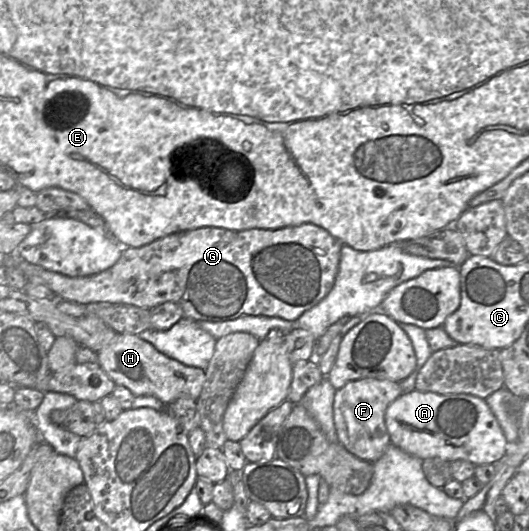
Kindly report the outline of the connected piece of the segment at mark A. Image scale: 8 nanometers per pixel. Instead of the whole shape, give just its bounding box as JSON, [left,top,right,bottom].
[385,393,508,466]

